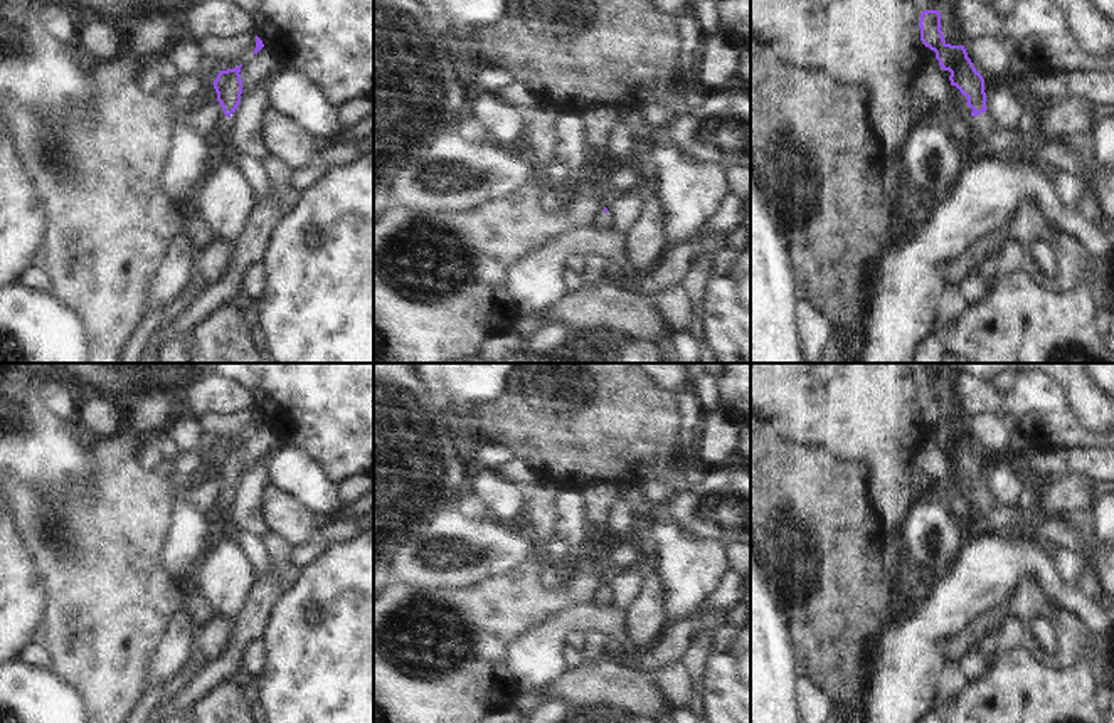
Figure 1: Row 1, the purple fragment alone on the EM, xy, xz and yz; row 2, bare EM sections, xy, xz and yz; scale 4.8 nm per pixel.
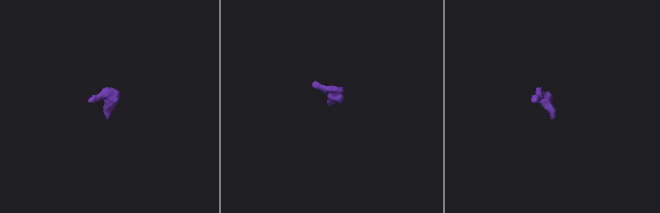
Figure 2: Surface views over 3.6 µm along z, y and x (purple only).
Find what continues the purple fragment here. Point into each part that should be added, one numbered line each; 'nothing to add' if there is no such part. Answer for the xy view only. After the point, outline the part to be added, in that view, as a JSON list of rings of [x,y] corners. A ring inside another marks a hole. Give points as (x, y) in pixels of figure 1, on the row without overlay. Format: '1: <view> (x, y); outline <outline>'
1: xy (222, 501); outline [[[222,489],[217,499],[214,501],[214,506],[217,508],[220,516],[225,516],[229,504],[231,504],[231,494]]]

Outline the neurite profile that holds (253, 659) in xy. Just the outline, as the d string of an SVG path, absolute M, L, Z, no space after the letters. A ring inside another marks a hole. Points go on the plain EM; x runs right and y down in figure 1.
M257 637L251 641L242 654L241 659L241 669L249 676L249 678L259 678L263 669L264 669L264 639Z

